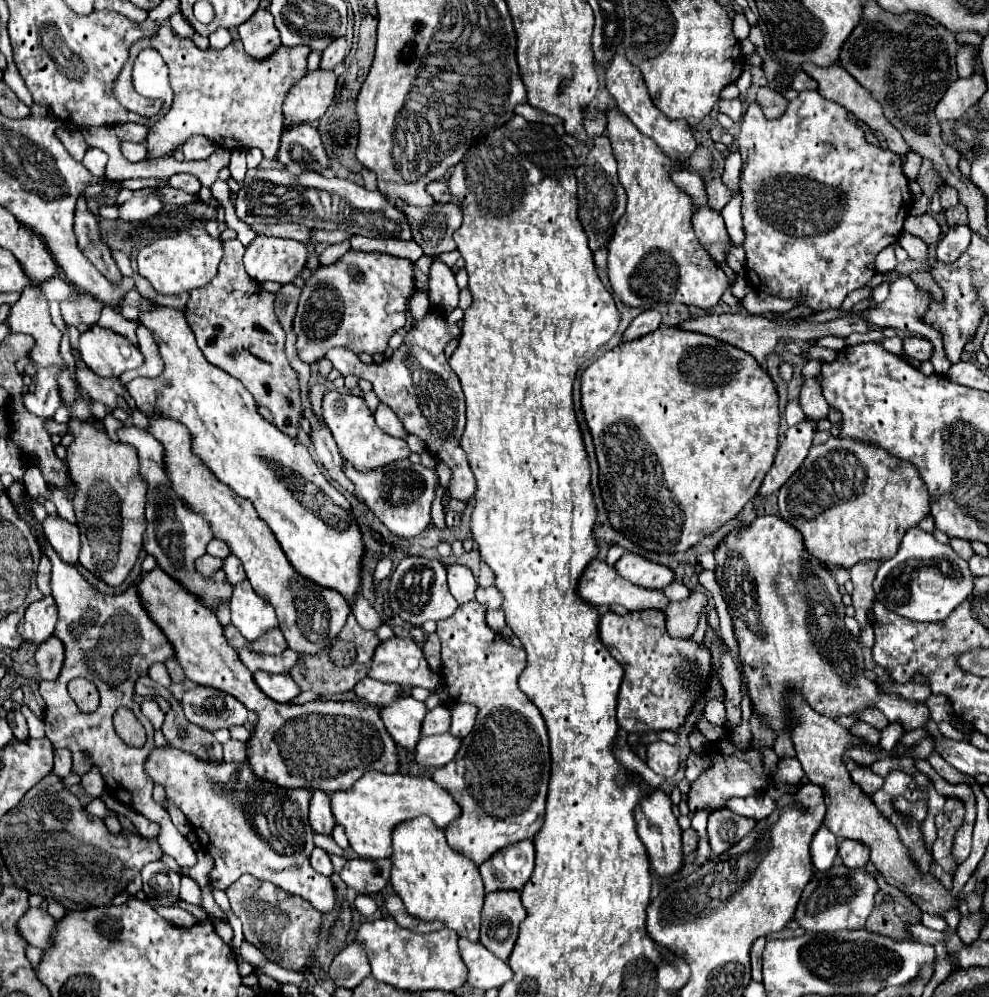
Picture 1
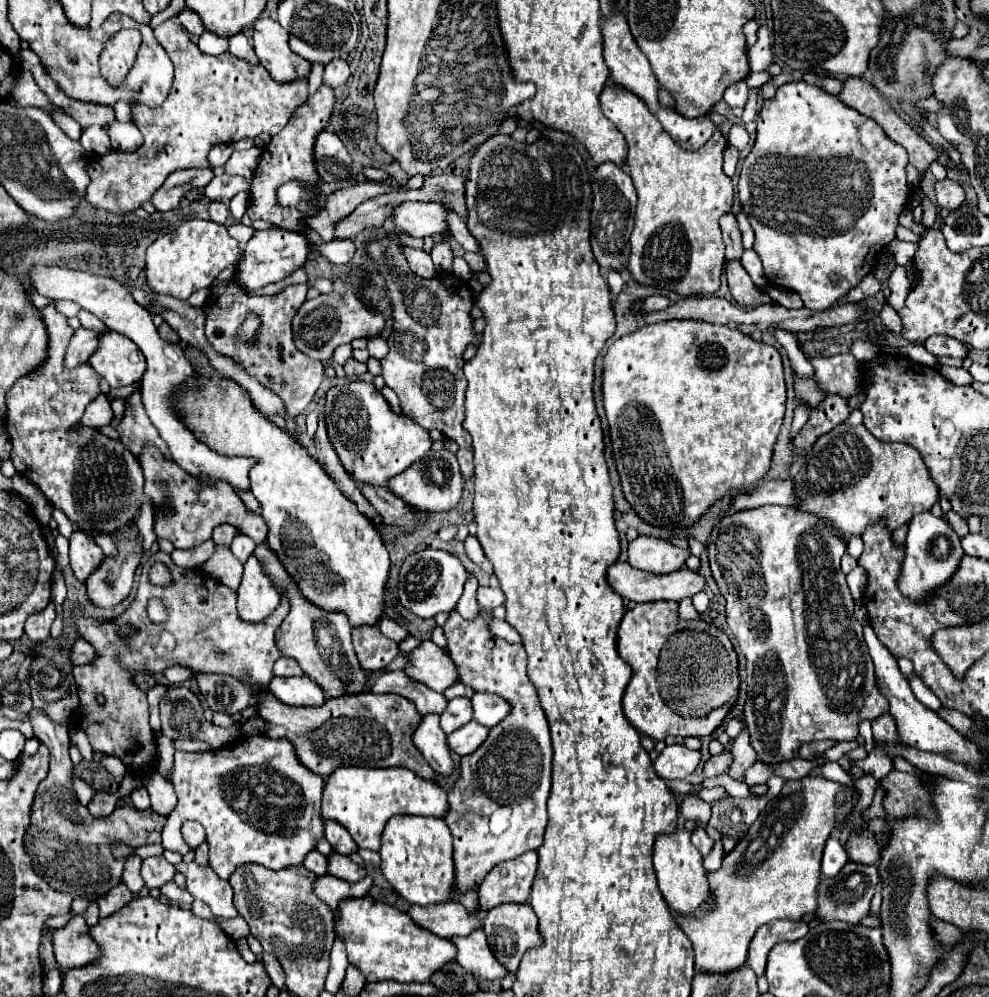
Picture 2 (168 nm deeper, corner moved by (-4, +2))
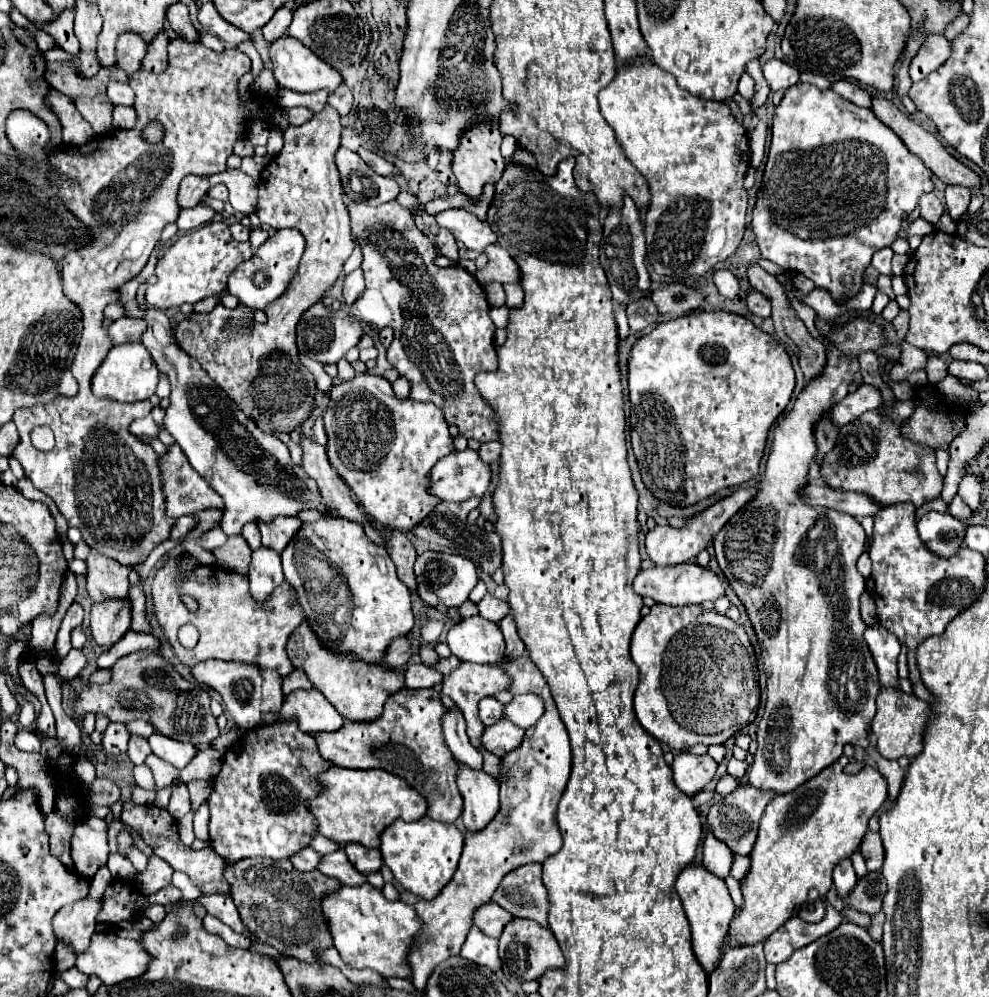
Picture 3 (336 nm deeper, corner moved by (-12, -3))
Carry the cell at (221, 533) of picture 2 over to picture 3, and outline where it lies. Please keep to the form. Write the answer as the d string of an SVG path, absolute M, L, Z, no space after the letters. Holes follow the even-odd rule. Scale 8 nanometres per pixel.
M136 280L126 282L126 286L118 288L118 302L124 306L128 318L142 318L148 324L148 330L142 334L142 346L152 354L160 374L168 378L172 388L164 428L174 436L190 466L222 496L224 514L220 528L224 534L236 536L246 522L256 518L270 522L276 516L296 516L300 510L322 508L322 496L316 482L302 470L302 466L292 464L286 444L272 434L260 432L258 426L246 418L238 404L176 344L166 314L152 306L140 308L136 290Z

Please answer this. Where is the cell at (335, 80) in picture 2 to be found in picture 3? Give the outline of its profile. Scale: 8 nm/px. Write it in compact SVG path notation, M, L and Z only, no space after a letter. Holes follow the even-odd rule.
M342 82L342 86L338 86L338 90L334 90L334 94L328 96L328 104L332 108L338 110L340 116L346 116L352 108L352 90L348 88L346 82Z

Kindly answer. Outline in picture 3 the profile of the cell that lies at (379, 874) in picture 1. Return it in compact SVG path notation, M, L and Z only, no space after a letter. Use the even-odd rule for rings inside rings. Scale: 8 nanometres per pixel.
M342 848L328 856L322 856L318 870L346 884L336 894L322 900L322 910L328 918L330 934L334 938L336 950L342 954L342 960L352 968L376 970L384 978L410 980L412 968L408 964L408 954L414 948L416 934L422 930L422 920L418 918L416 910L400 900L386 900L378 888L366 882L364 874L358 874L358 870L350 866L350 860Z

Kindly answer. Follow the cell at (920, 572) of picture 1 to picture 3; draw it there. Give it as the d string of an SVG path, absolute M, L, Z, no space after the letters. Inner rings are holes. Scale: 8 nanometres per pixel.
M928 512L918 520L918 534L926 548L942 558L958 554L964 542L964 524L948 512Z

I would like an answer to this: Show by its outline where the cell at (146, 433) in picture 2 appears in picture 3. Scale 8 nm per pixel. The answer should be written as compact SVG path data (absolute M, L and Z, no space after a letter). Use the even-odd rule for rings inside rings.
M178 444L168 446L168 452L164 456L158 456L160 466L160 478L162 478L162 490L166 498L166 516L180 518L186 514L192 514L196 510L208 510L208 508L220 508L222 510L222 498L206 484L202 482L202 476L192 470L192 466L186 462L186 456L182 454Z

